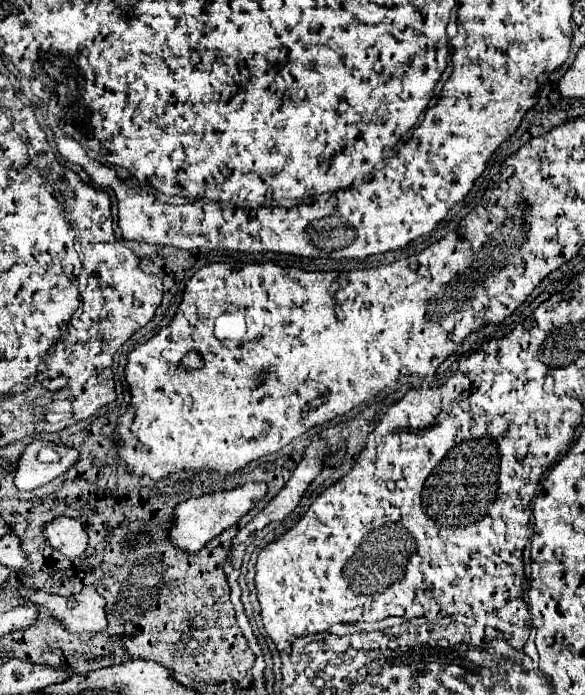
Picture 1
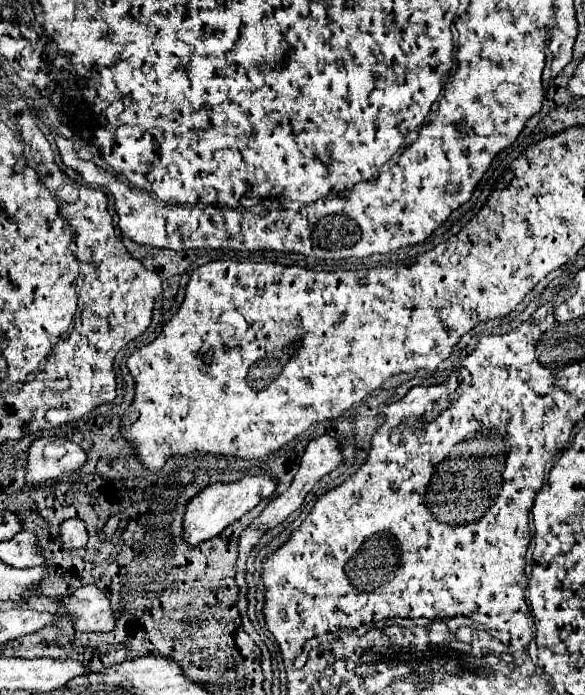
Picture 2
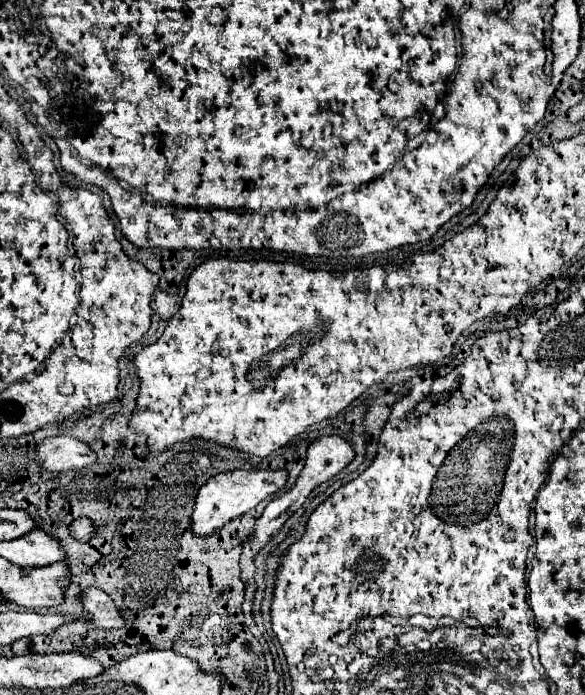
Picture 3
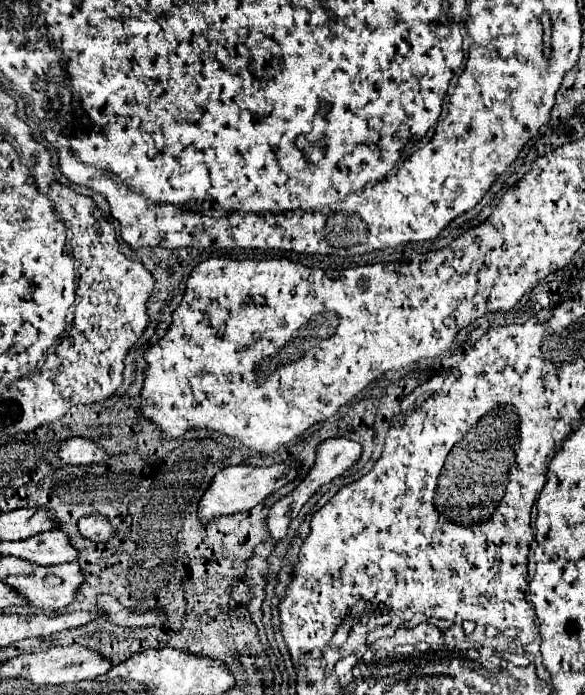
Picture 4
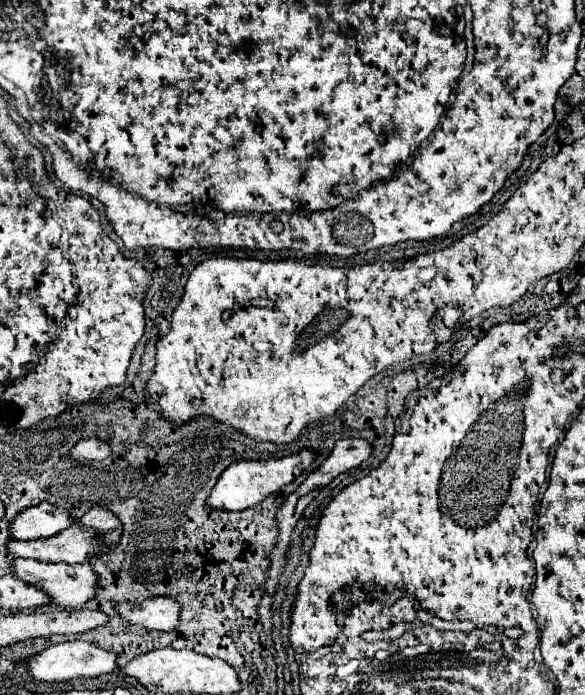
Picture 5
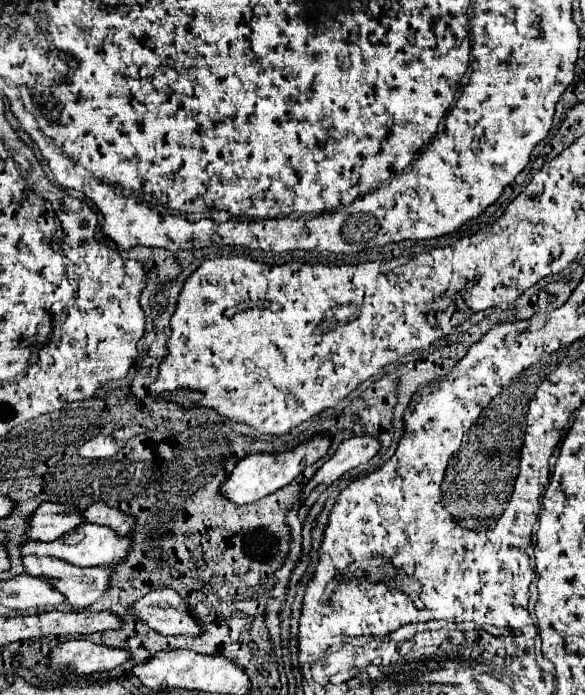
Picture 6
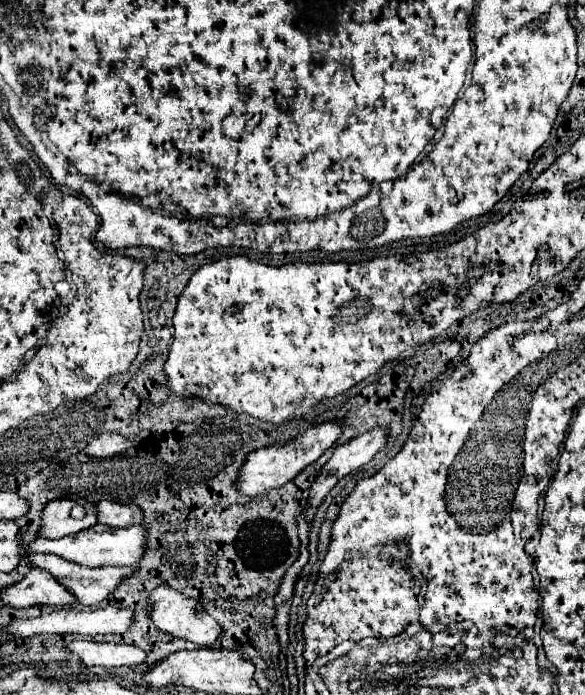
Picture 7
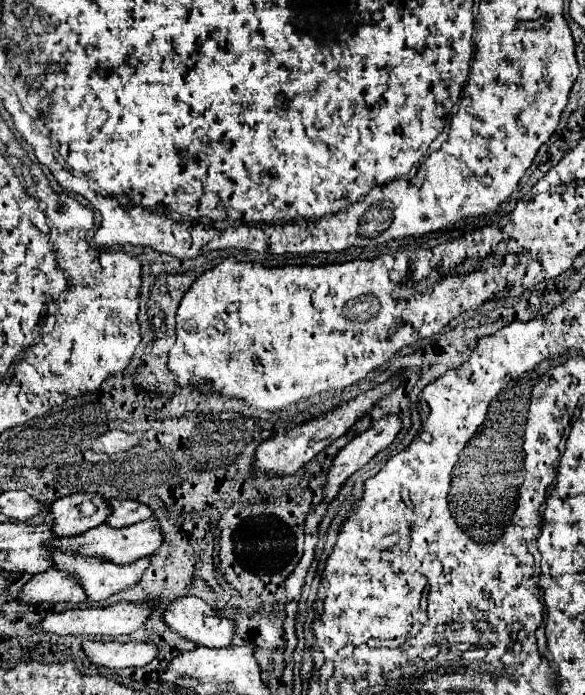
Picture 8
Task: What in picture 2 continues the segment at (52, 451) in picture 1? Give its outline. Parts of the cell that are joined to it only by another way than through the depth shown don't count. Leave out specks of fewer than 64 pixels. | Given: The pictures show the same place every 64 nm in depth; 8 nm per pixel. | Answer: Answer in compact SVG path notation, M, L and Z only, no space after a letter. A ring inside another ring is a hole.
M36 438L28 450L24 482L28 486L44 484L46 480L78 470L84 462L86 452L78 444L64 438Z

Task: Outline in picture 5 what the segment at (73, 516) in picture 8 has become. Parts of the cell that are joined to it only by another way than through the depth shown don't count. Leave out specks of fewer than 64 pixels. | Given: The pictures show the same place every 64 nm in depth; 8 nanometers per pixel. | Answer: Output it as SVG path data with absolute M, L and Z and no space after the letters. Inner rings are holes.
M42 502L16 514L16 518L10 522L10 538L12 540L48 538L54 536L56 532L62 532L68 526L70 520L64 508Z

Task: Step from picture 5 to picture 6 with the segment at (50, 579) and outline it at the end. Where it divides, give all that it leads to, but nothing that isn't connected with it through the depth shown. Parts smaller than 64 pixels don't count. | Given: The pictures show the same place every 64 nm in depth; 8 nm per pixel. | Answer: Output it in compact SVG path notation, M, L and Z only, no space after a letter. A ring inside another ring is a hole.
M24 556L22 564L24 574L48 580L74 610L84 610L94 604L104 594L110 580L108 568L80 568L48 556Z

